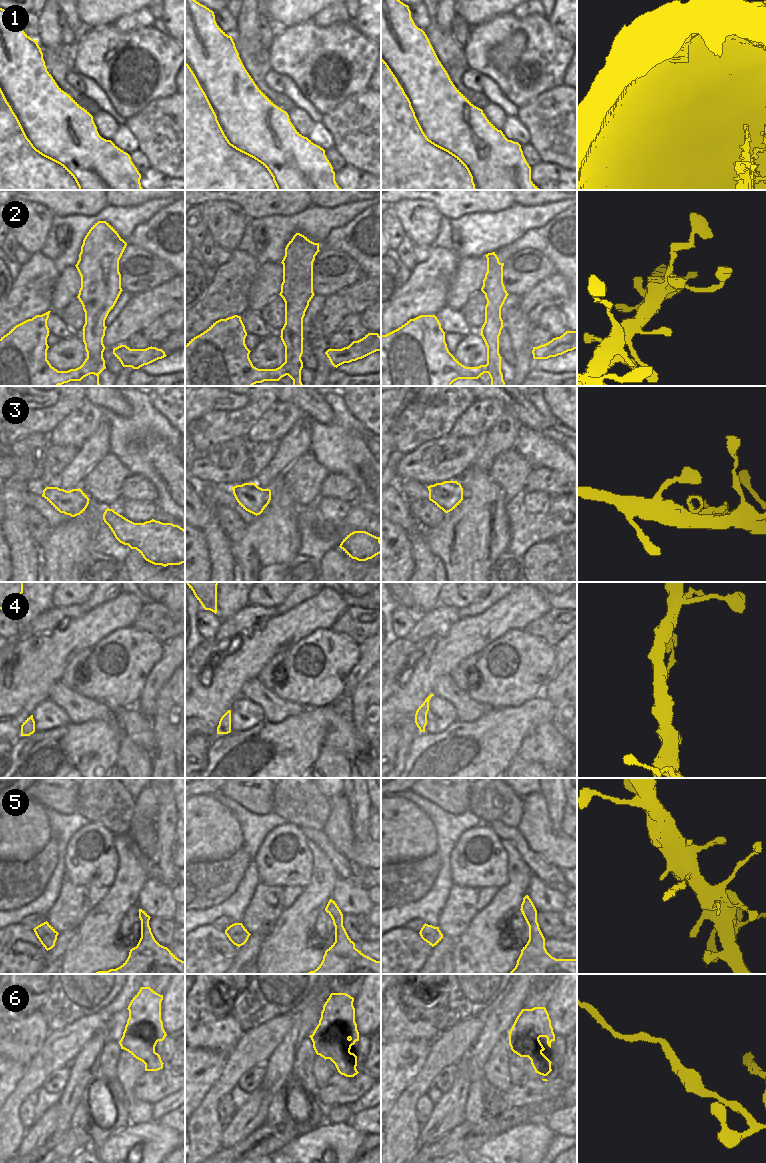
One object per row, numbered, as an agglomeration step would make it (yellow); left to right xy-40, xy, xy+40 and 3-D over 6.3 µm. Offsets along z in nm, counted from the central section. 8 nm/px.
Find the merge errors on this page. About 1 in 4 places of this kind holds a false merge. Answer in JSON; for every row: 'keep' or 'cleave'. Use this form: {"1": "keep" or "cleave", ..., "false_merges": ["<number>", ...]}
{"1": "keep", "2": "keep", "3": "keep", "4": "cleave", "5": "keep", "6": "keep", "false_merges": ["4"]}

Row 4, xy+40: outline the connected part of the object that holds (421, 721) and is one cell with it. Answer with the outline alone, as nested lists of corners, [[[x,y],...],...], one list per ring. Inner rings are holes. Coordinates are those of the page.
[[[422,713],[415,714],[415,723],[421,732],[425,732],[425,727],[427,725],[427,716]]]

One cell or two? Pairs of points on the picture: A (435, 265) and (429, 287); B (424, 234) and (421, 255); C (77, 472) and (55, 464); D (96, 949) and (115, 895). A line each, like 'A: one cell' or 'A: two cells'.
A: one cell
B: two cells
C: two cells
D: one cell

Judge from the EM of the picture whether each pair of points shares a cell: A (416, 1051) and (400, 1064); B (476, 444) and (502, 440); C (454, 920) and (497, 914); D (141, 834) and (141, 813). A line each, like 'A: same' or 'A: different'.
A: same
B: different
C: different
D: different

